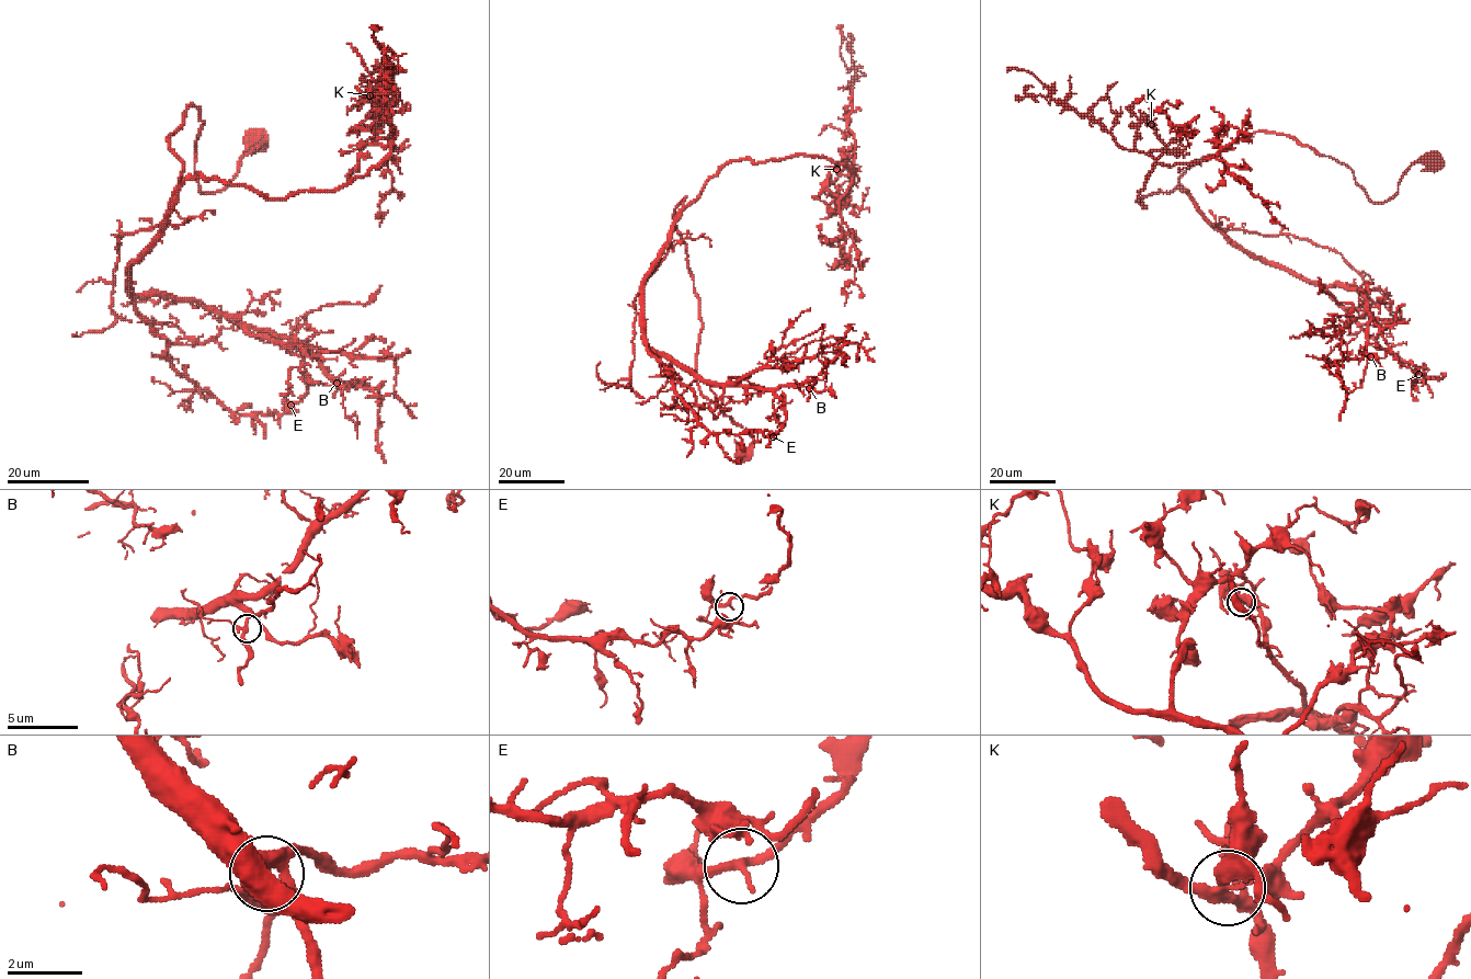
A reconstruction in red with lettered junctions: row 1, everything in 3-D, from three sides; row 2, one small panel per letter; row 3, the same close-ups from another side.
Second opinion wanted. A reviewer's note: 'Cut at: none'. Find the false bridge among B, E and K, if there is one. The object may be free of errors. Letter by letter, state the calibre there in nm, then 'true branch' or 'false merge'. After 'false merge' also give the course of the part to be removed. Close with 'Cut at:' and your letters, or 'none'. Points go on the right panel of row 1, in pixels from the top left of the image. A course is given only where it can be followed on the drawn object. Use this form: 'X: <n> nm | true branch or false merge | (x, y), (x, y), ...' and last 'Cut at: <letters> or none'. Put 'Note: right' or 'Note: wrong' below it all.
B: 220 nm | true branch
E: 200 nm | true branch
K: 190 nm | false merge | (1150, 124), (1170, 150), (1183, 150), (1188, 145), (1186, 137), (1190, 137), (1186, 134), (1170, 134)
Cut at: K
Note: wrong

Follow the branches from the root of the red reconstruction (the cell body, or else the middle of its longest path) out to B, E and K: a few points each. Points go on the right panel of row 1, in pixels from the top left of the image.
B: (1437, 163), (1414, 162), (1372, 202), (1346, 166), (1257, 131), (1178, 180), (1253, 255), (1355, 288), (1370, 356)
E: (1437, 163), (1414, 162), (1372, 202), (1346, 166), (1257, 131), (1178, 180), (1253, 255), (1355, 288), (1418, 374)
K: (1437, 163), (1372, 202), (1346, 166), (1257, 131), (1143, 207), (1150, 124)

